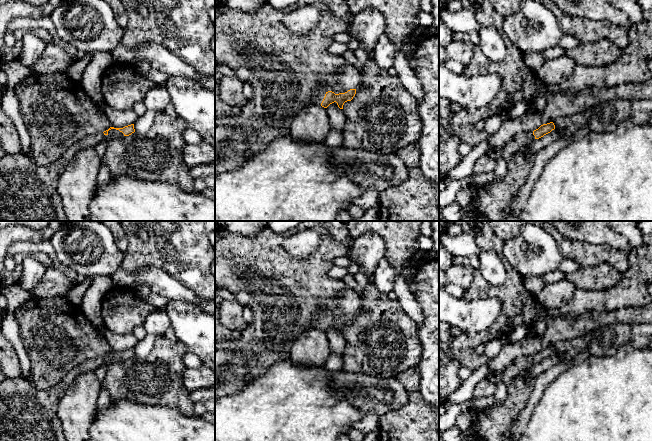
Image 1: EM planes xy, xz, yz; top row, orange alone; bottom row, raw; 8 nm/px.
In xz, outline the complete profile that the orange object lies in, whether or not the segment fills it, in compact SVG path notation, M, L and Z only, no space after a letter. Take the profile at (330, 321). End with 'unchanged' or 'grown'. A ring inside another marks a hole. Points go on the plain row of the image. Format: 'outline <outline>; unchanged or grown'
outline M346 288L338 299L329 299L319 303L321 315L313 321L313 327L327 332L336 326L340 333L347 325L351 325L356 318L356 312L361 304L361 296L354 289Z; grown

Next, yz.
outline M553 346L543 348L538 353L533 356L521 355L510 364L505 371L502 373L501 380L508 385L511 383L518 375L531 368L535 363L539 363L544 359L550 357L555 353Z; grown

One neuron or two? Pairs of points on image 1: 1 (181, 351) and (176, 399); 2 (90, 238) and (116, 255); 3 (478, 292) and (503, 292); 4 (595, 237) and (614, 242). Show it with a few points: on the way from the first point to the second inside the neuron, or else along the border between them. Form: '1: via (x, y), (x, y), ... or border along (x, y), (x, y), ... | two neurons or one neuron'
1: via (174, 363), (174, 387) | one neuron
2: via (96, 244), (110, 255) | one neuron
3: via (484, 292), (497, 292) | one neuron
4: via (600, 237), (609, 237) | one neuron

